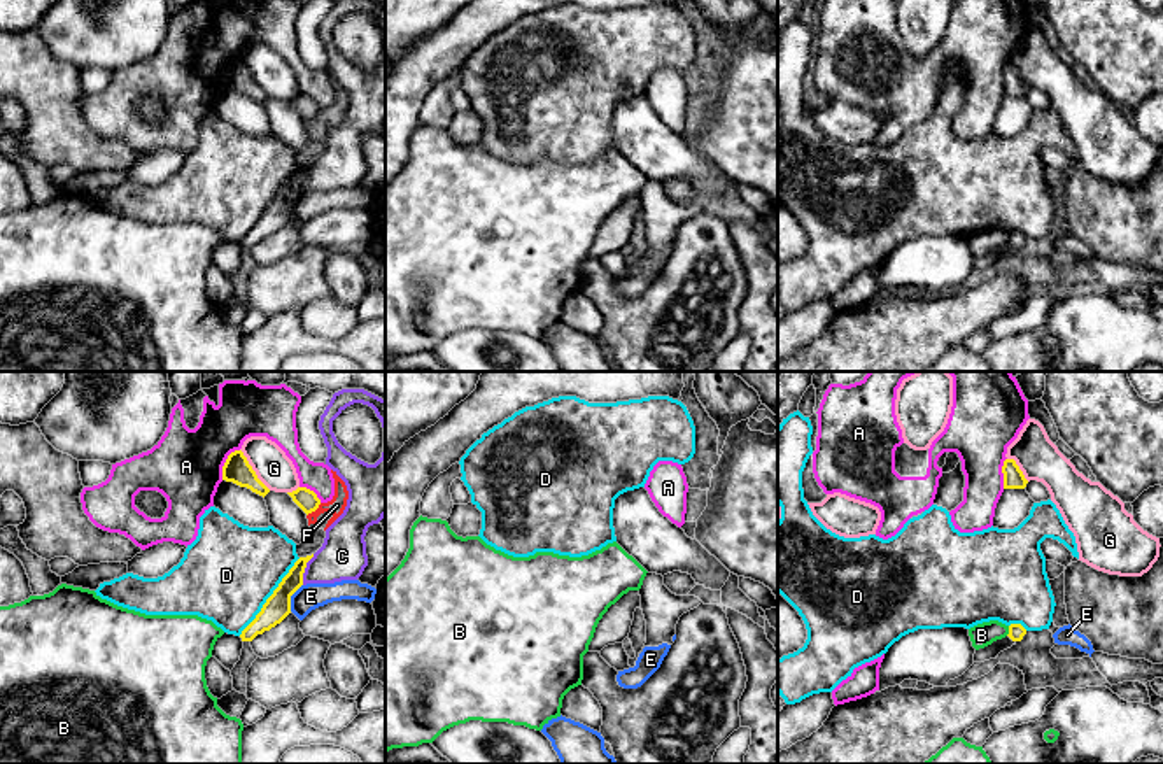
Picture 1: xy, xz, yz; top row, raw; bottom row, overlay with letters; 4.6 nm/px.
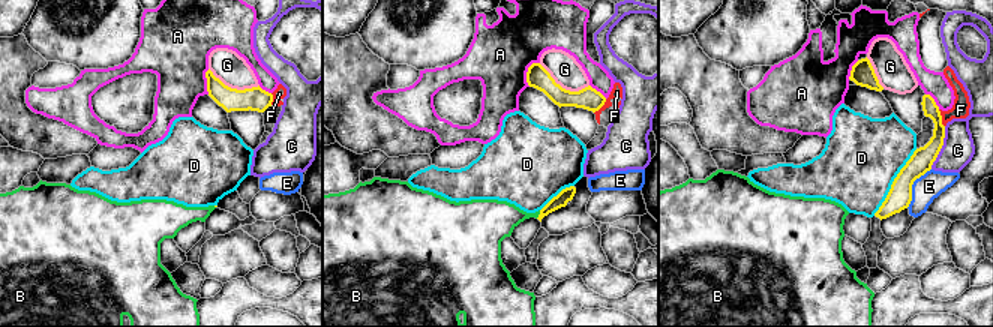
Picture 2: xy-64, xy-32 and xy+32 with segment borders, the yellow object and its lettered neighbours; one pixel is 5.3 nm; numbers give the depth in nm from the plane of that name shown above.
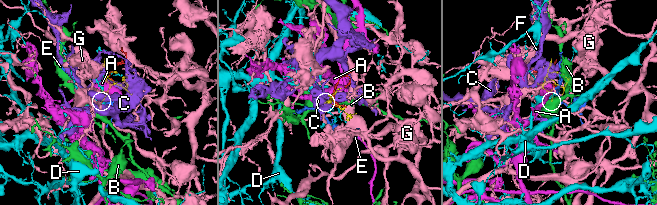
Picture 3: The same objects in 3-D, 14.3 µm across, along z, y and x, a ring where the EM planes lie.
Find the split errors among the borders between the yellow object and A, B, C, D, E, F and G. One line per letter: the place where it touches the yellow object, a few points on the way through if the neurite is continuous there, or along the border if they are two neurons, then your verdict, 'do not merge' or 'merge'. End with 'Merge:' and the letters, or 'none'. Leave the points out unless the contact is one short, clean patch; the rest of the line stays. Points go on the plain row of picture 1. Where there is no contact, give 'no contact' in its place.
A: meets yellow in xy at (225, 70); do not merge
B: meets yellow in yz at (1009, 239); border along yz (1009, 233), (1006, 242); do not merge
C: meets yellow in xy at (303, 177); do not merge
D: meets yellow in xy at (270, 204); do not merge
E: meets yellow in xy at (289, 205); border along xy (302, 191), (291, 204), (289, 218); do not merge
F: meets yellow in xy at (314, 118); do not merge
G: meets yellow in xy at (253, 77); do not merge
Merge: none

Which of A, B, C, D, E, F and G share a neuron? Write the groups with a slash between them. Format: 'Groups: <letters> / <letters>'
Groups: A / B / C / D / E / F / G

